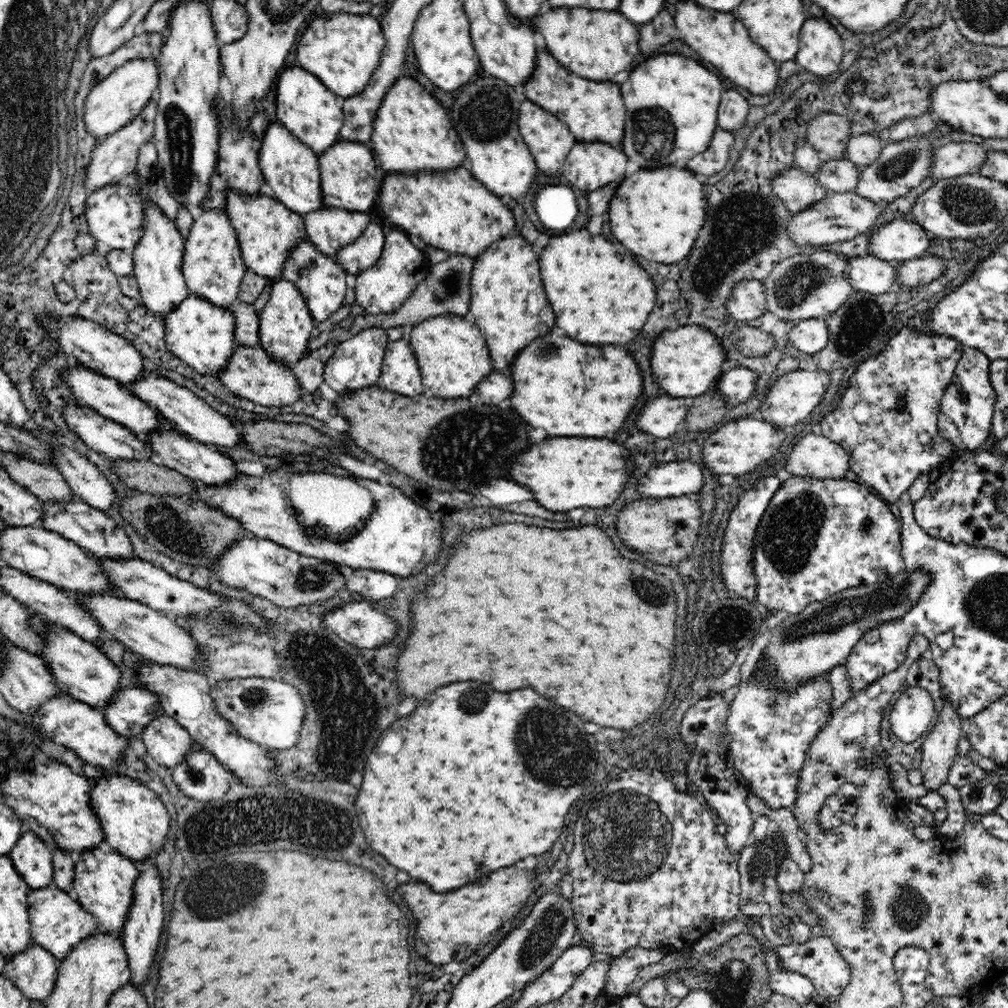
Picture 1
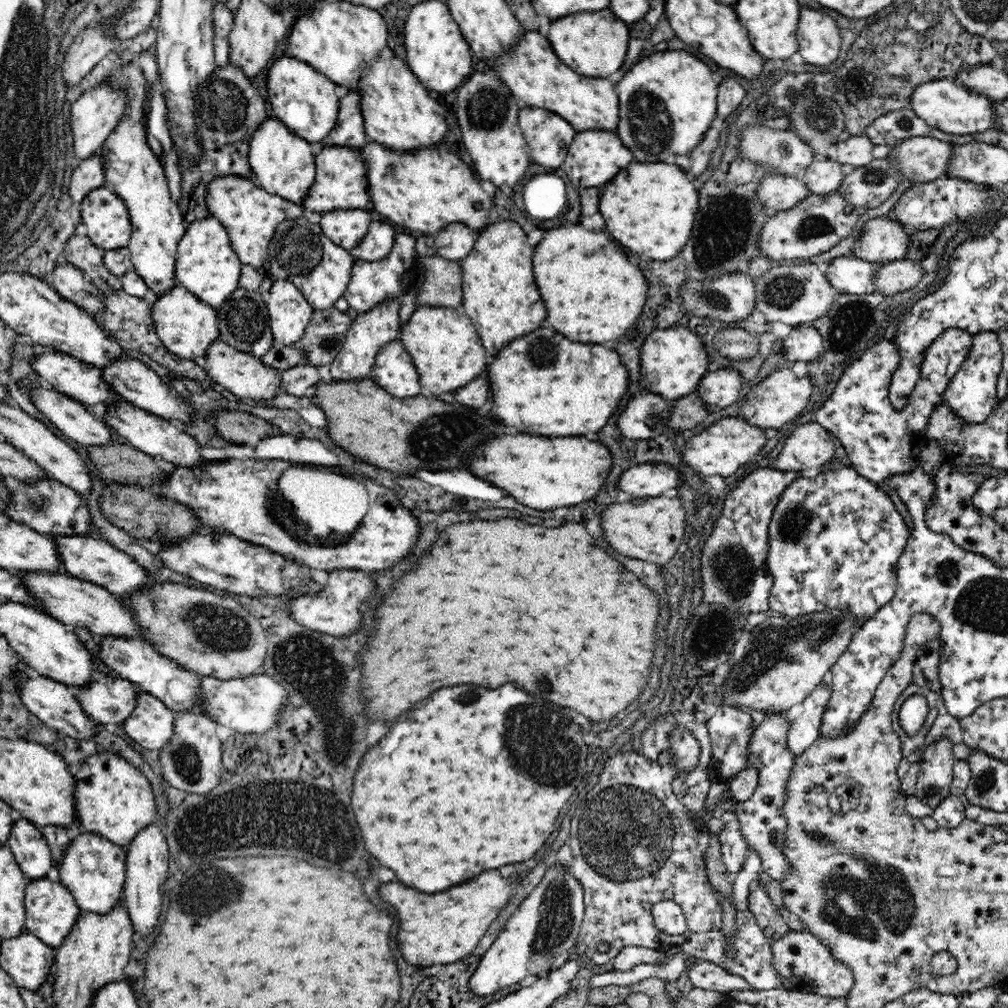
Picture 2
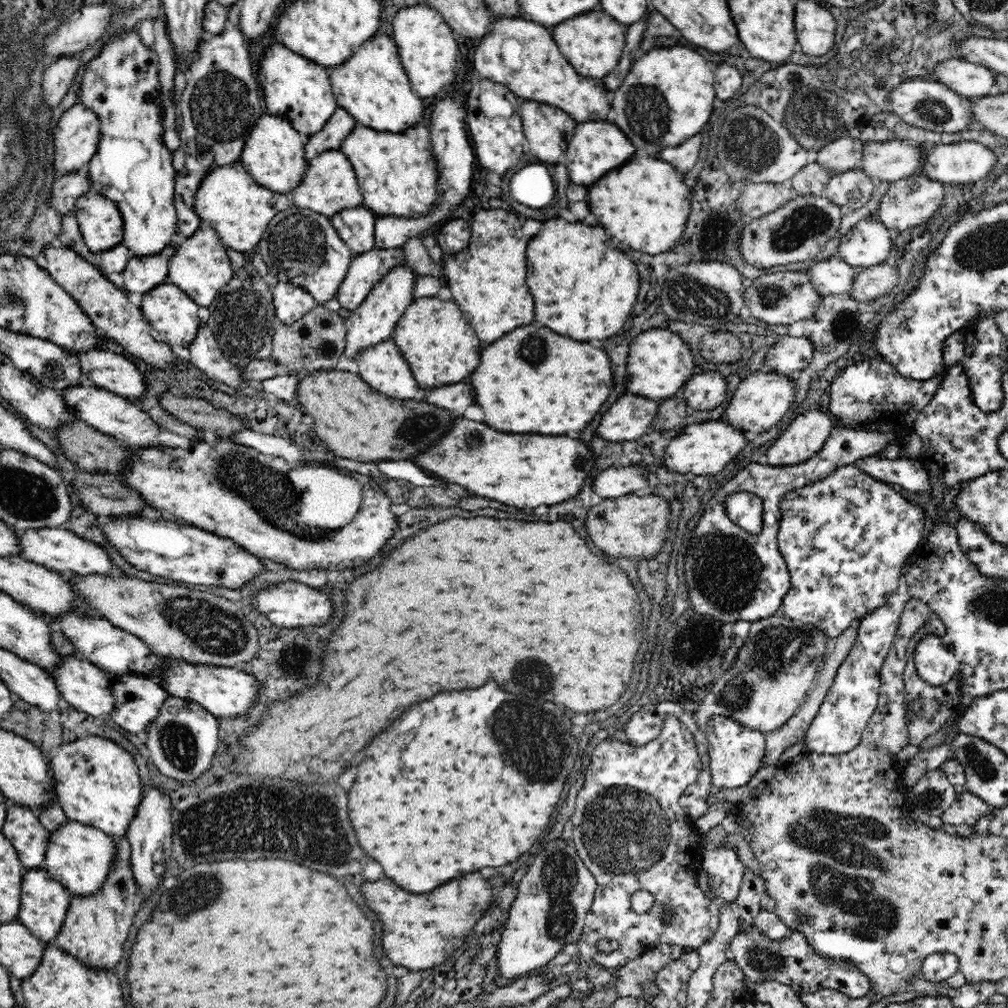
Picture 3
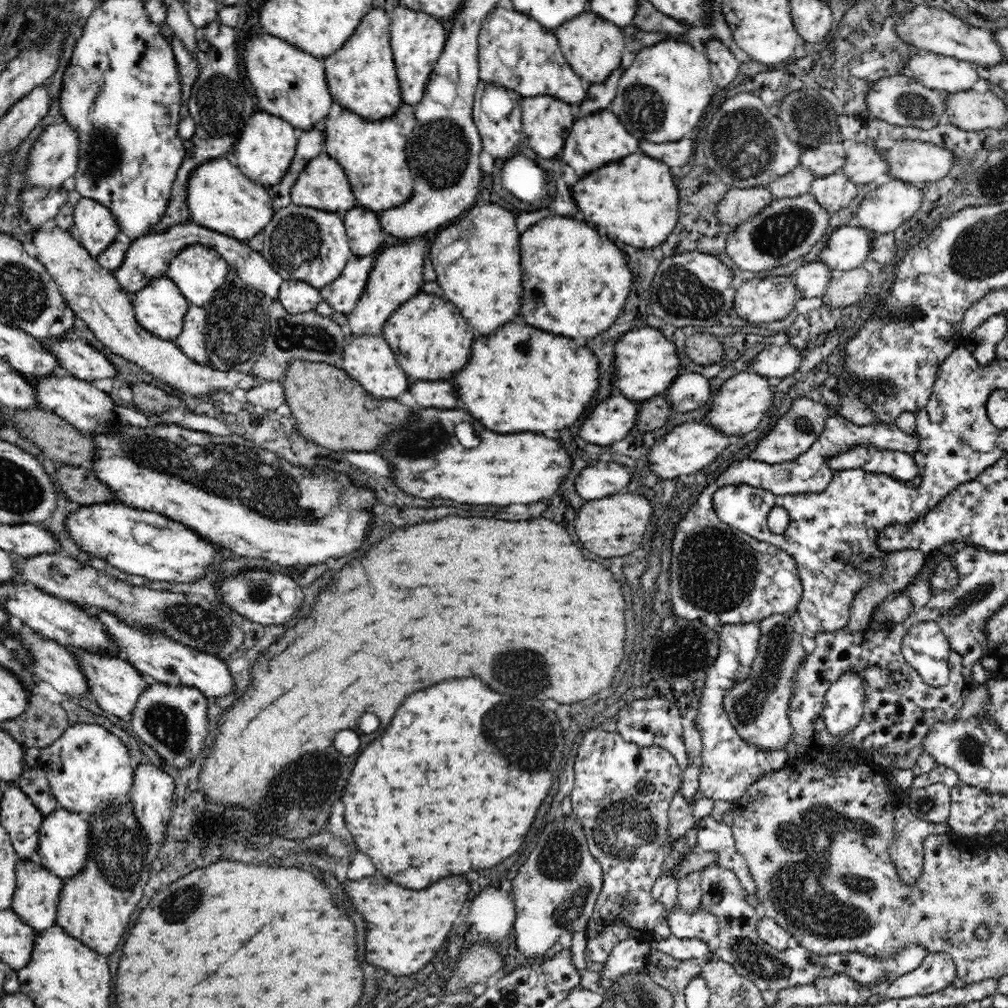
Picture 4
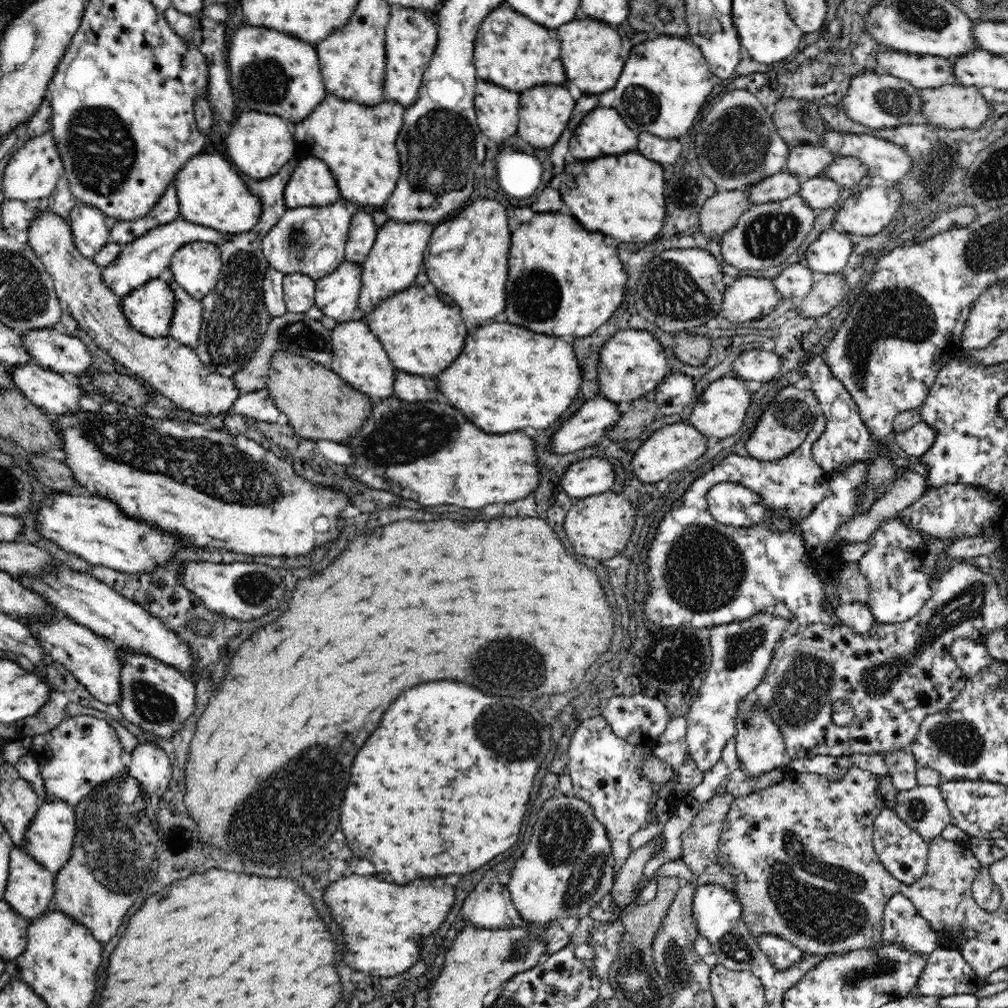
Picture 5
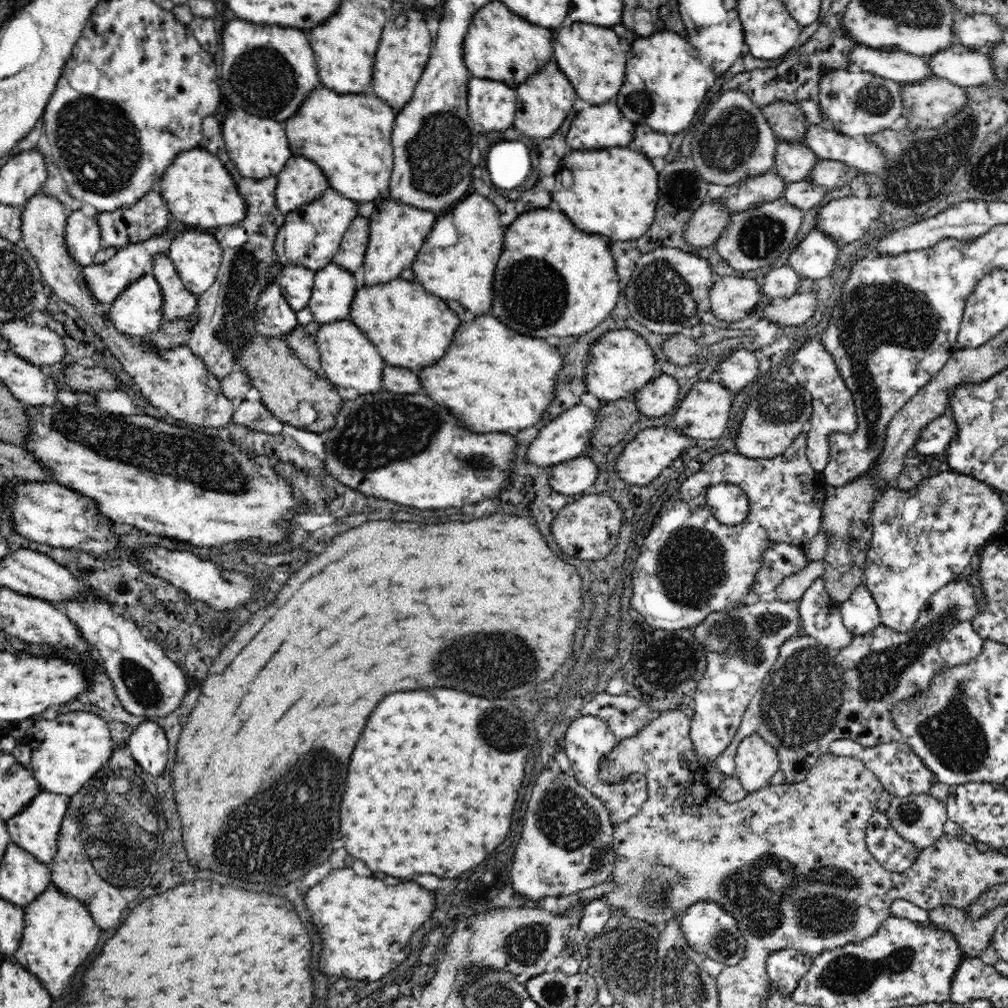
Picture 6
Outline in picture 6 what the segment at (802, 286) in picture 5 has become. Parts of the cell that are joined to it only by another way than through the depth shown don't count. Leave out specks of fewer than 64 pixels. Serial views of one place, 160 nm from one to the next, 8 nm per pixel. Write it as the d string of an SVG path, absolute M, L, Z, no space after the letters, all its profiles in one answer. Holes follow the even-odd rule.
M787 264L762 276L759 279L760 291L763 298L771 298L775 301L785 300L801 292L800 280L802 278Z

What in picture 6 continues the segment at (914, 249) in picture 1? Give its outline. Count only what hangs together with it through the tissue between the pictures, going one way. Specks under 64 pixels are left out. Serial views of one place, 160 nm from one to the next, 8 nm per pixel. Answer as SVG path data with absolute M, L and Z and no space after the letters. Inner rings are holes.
M814 228L790 254L788 266L802 279L820 282L820 278L832 274L836 262L844 258L840 250L836 241Z

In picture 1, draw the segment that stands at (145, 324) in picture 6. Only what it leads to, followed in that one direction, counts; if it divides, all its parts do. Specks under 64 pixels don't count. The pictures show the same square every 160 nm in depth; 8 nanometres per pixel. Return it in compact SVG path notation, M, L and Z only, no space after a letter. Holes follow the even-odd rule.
M189 293L183 302L163 318L166 348L196 372L218 376L238 347L234 338L232 310L219 308L199 295Z

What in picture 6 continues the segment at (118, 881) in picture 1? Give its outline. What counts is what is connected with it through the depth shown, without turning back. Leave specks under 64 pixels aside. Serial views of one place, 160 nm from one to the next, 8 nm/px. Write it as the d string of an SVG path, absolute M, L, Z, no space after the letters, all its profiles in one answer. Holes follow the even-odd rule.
M42 790L18 814L12 815L6 821L6 830L11 842L26 850L26 853L32 854L44 865L53 864L58 846L59 827L62 826L62 819L66 816L70 800L71 798L64 794L53 794Z

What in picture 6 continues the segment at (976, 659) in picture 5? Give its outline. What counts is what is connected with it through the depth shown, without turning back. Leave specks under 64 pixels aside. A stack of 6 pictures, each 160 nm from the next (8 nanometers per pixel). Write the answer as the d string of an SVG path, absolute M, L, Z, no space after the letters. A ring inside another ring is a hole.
M958 622L940 640L939 653L948 665L964 663L979 654L984 641L971 622Z

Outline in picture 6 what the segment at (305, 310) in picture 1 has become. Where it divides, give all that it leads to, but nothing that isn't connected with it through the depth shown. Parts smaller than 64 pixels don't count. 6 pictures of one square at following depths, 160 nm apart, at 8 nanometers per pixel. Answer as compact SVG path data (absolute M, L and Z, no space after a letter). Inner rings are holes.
M287 266L278 274L277 284L288 305L297 312L308 307L314 280L315 272L310 268Z

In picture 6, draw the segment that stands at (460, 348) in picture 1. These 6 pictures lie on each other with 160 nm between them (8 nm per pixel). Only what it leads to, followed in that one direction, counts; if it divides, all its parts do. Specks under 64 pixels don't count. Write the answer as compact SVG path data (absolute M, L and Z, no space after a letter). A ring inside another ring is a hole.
M392 279L356 288L347 318L372 340L386 364L406 366L416 372L418 366L430 366L434 358L446 354L446 346L450 346L454 330L460 326L458 316L446 304L416 281Z

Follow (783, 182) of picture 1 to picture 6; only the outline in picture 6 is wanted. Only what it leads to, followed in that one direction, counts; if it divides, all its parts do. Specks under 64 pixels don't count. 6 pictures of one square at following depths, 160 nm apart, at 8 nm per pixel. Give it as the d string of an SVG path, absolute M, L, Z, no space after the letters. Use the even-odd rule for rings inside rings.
M708 200L686 222L684 228L685 241L688 242L686 245L694 248L710 248L715 245L722 230L726 228L731 213L722 203Z

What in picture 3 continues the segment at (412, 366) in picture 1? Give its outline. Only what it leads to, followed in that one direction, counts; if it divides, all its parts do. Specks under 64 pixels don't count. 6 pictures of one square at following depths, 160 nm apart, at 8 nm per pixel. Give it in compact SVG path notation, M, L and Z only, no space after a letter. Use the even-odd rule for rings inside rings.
M392 340L364 347L354 356L360 370L359 377L390 398L426 400L422 398L426 392L418 388L414 376L410 374L410 366L406 366L406 360L398 352Z

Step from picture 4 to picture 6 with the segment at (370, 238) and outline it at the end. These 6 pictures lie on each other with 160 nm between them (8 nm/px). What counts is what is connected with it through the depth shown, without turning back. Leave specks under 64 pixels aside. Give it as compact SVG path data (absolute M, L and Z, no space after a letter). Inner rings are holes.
M358 215L349 224L339 243L339 250L332 256L332 262L348 273L355 273L365 265L367 244L369 242L370 219Z

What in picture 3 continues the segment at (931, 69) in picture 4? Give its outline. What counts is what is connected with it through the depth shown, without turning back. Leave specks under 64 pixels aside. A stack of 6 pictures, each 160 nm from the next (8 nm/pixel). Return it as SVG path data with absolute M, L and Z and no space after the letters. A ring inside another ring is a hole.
M966 59L946 60L940 66L934 66L934 70L936 72L925 80L938 81L969 99L988 96L990 88L996 84L994 72Z

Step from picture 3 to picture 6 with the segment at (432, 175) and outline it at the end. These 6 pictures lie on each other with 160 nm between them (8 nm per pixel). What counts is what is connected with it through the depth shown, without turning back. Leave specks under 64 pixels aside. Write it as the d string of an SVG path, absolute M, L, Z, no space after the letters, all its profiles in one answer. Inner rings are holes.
M320 86L307 94L298 114L283 122L292 154L316 162L328 178L328 186L356 203L373 202L387 195L393 171L390 140L398 110L373 93L338 94Z

